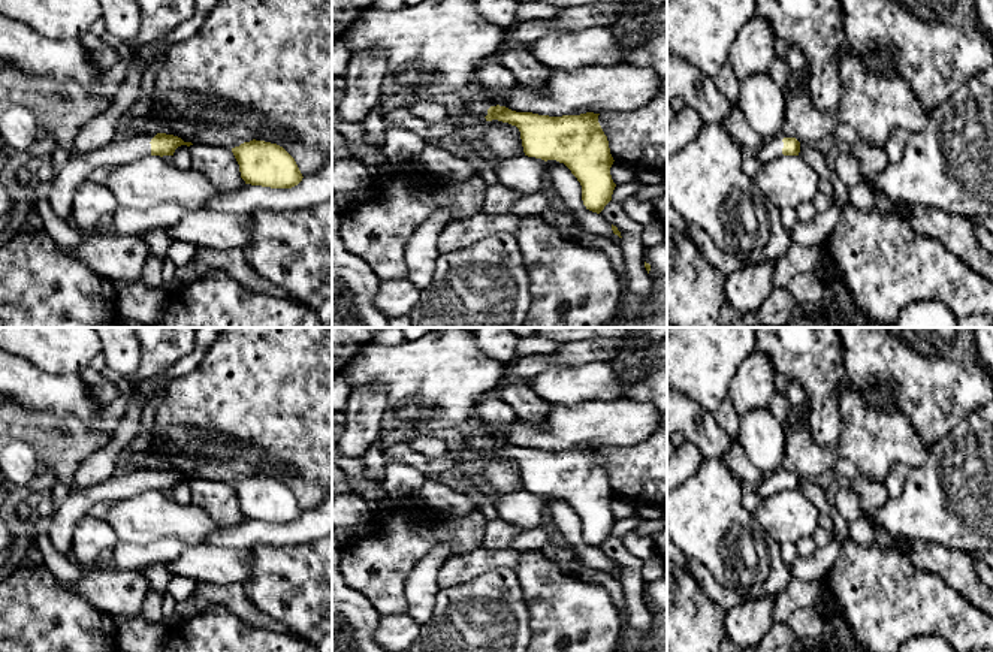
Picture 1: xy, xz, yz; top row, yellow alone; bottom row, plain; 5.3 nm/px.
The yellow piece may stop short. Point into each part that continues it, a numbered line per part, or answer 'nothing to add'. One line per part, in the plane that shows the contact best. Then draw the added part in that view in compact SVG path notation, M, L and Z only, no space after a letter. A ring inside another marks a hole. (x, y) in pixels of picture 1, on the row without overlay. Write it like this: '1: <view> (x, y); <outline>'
1: yz (772, 483); M781 467L779 470L764 476L761 483L755 486L758 495L766 499L778 492L782 492L784 473L791 473L791 471L787 471L784 467Z

